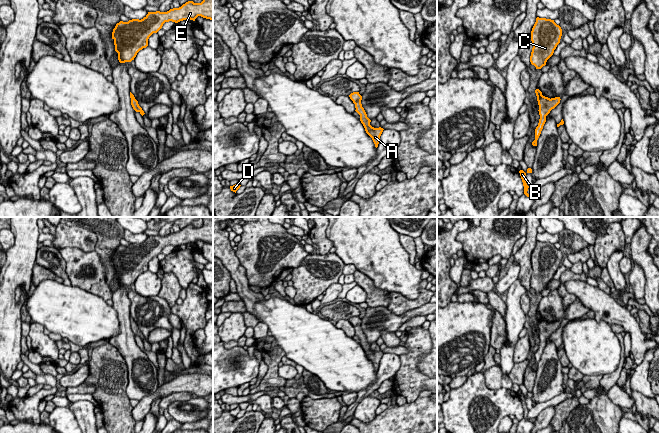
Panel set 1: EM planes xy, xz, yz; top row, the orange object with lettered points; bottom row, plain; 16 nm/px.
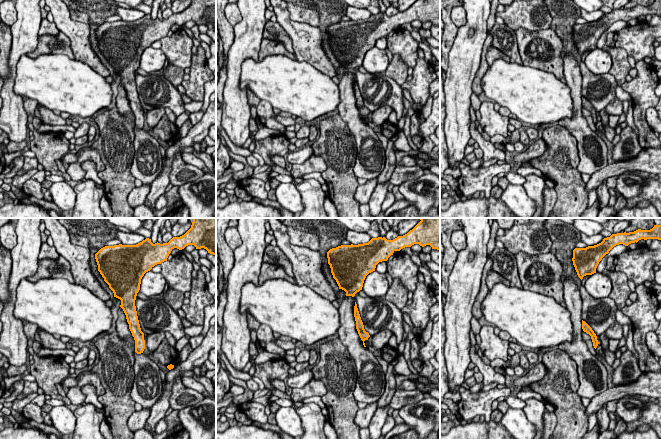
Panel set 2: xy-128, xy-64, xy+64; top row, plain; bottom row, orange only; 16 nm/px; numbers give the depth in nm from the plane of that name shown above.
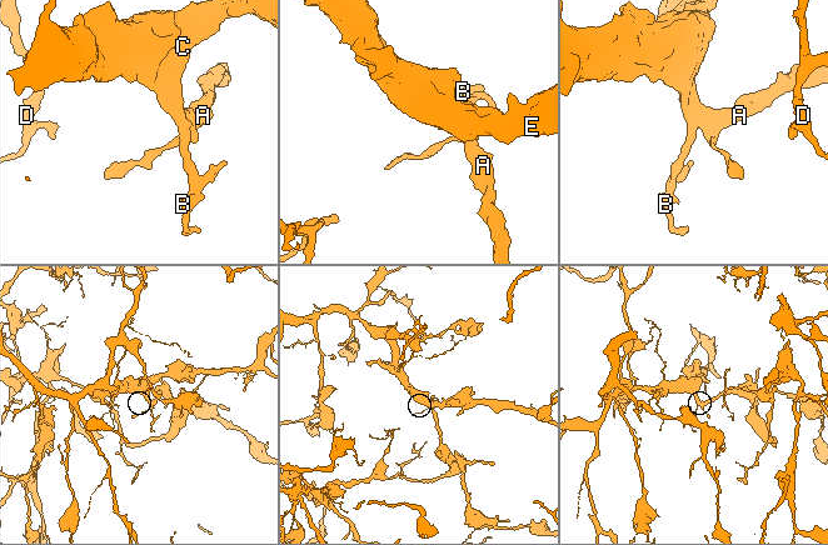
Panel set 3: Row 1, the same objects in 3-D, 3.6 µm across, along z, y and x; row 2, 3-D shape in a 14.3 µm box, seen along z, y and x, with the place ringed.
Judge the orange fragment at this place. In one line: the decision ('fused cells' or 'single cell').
fused cells

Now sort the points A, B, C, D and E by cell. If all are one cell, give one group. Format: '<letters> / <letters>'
A D / B C E

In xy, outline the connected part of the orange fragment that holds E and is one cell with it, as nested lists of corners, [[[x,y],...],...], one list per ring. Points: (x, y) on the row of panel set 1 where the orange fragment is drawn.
[[[203,0],[201,3],[188,1],[181,7],[167,12],[148,12],[141,20],[120,21],[112,32],[119,62],[134,60],[137,53],[148,46],[149,37],[157,33],[165,22],[178,23],[189,19],[195,21],[198,16],[213,20],[213,0]]]

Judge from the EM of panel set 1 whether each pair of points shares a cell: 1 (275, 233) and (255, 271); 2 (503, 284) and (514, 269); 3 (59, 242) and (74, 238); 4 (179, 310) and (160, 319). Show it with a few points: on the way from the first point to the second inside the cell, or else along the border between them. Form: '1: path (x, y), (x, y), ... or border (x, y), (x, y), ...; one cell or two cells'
1: path (271, 242), (264, 250), (264, 255), (257, 262); one cell
2: path (507, 280), (513, 273); one cell
3: path (63, 238), (70, 238); one cell
4: border (170, 308), (172, 312); two cells

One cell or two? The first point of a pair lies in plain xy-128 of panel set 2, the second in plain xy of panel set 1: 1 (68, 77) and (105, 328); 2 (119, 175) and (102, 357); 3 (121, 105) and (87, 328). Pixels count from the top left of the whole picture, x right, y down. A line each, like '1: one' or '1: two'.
1: one
2: one
3: two

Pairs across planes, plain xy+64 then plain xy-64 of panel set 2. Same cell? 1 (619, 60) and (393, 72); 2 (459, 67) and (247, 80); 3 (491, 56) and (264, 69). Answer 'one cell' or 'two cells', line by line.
1: one cell
2: two cells
3: two cells

